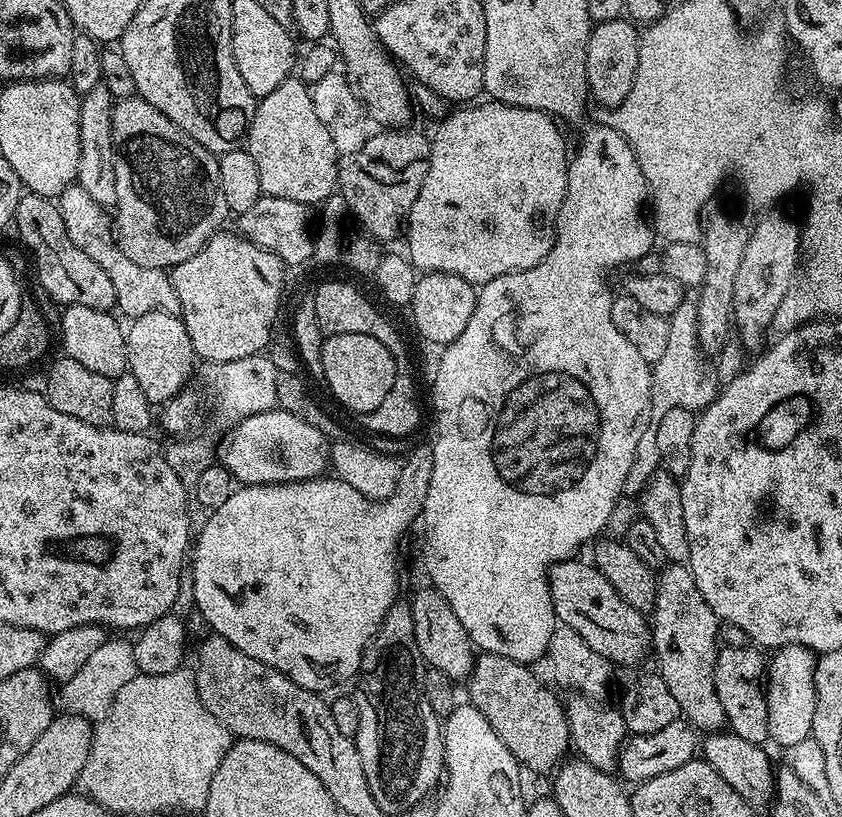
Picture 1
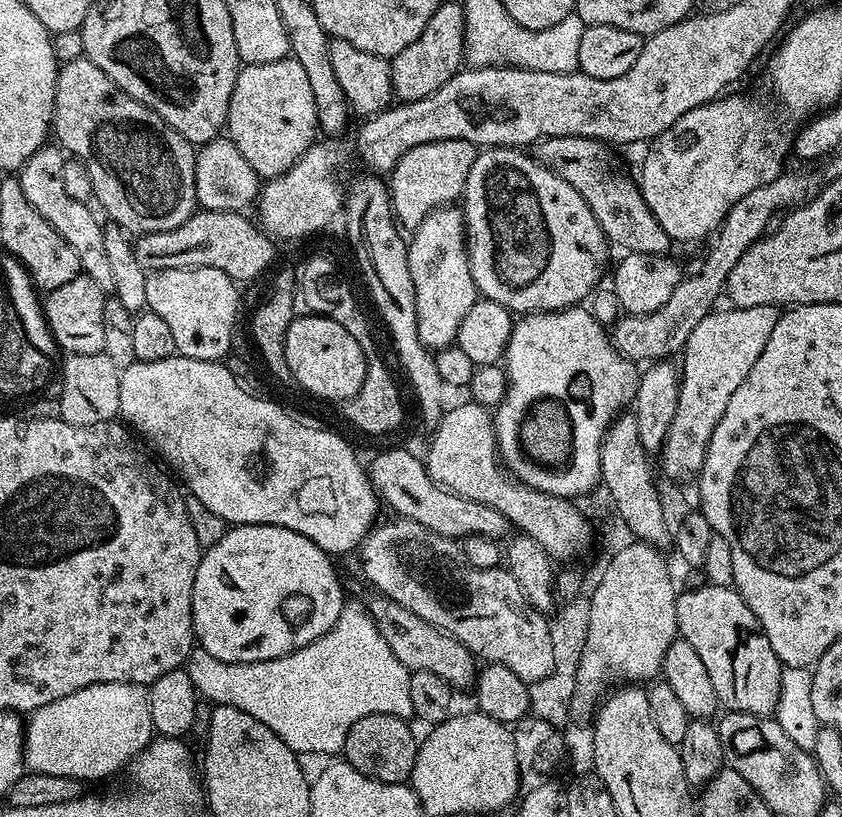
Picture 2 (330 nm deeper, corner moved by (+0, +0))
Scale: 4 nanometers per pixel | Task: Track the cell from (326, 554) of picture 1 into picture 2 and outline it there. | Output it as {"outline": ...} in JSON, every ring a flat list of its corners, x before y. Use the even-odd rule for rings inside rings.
{"outline":[[269,524,229,527,222,542,203,549,196,571,192,599,195,643,222,662,262,662,282,658,314,642,338,622,346,603,340,576,332,563,329,553,294,530]]}

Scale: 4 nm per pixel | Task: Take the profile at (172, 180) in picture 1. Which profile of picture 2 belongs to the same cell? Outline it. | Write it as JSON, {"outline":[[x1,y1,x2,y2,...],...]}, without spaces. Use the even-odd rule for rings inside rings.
{"outline":[[81,58,57,71,54,106,52,126,55,139,69,157,84,163,90,182,94,182,95,203,104,207,103,215,108,215,111,223,119,224,132,234,161,232,182,226,186,218,198,211,194,190,197,149,154,110,125,94,105,72,94,66,94,62]]}

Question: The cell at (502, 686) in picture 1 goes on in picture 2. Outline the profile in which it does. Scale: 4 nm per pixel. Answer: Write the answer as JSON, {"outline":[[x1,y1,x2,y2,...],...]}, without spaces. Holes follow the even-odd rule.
{"outline":[[376,594,373,597,370,611,378,630,382,638,386,638,386,646,394,650,394,658,398,658,398,662,402,662,409,673,433,672,456,690,471,689,475,685,478,660,461,640,444,632,438,625,426,622,426,618,418,618,418,614,406,610,406,606,394,602,389,596]]}

